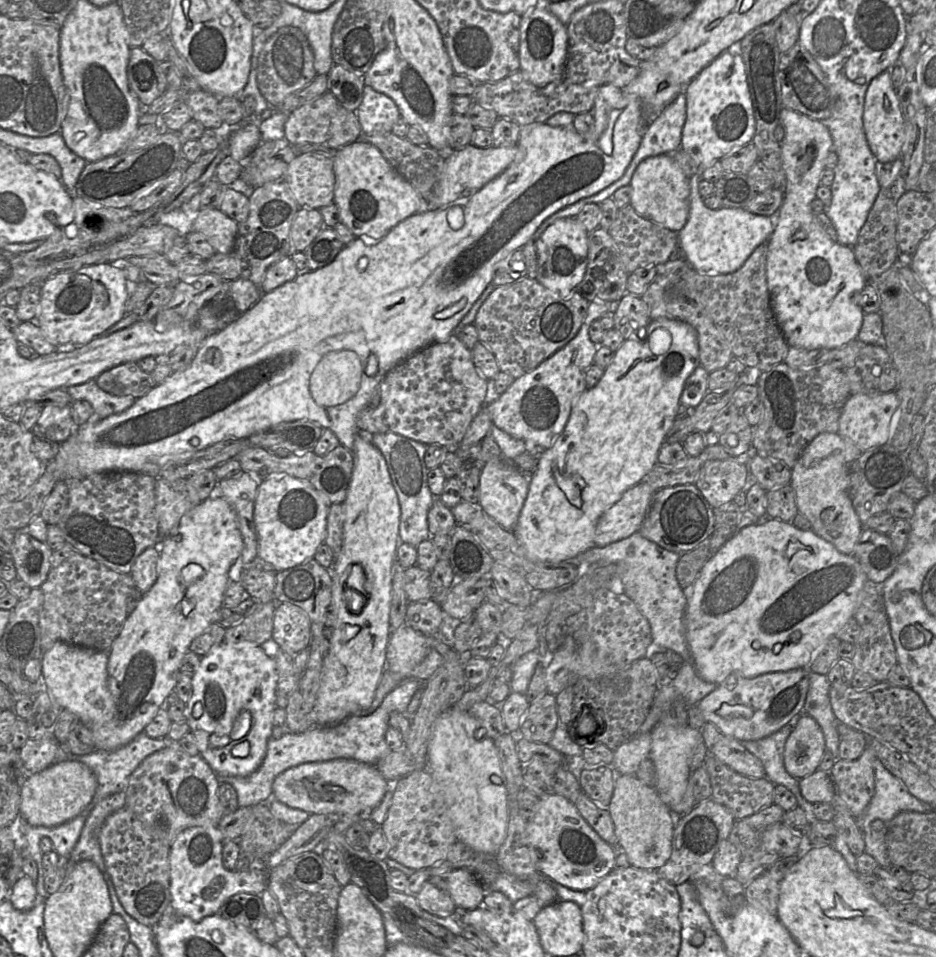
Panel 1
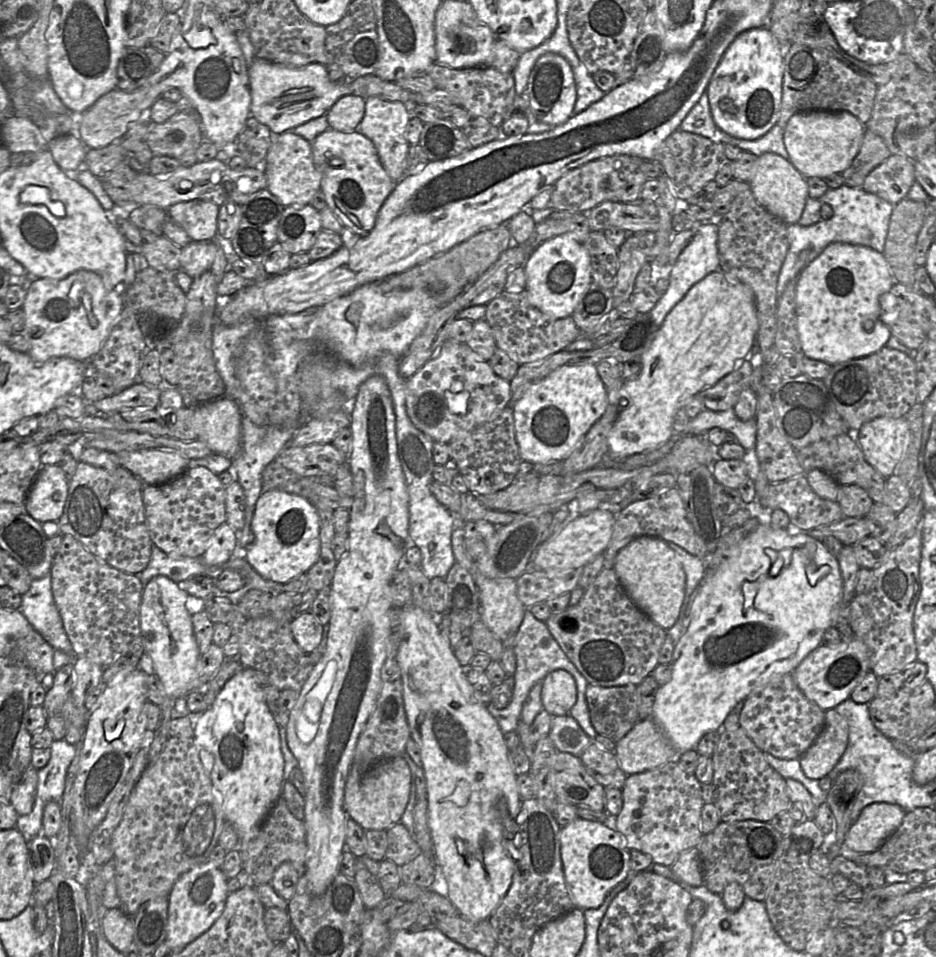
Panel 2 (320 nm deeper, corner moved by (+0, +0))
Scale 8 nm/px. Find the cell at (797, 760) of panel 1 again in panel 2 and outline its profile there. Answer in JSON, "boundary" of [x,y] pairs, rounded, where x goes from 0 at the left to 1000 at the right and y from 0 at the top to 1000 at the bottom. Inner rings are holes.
{"boundary":[[[892,741],[881,743],[881,758],[864,783],[854,792],[859,809],[875,815],[887,808],[906,778],[906,755]]]}

